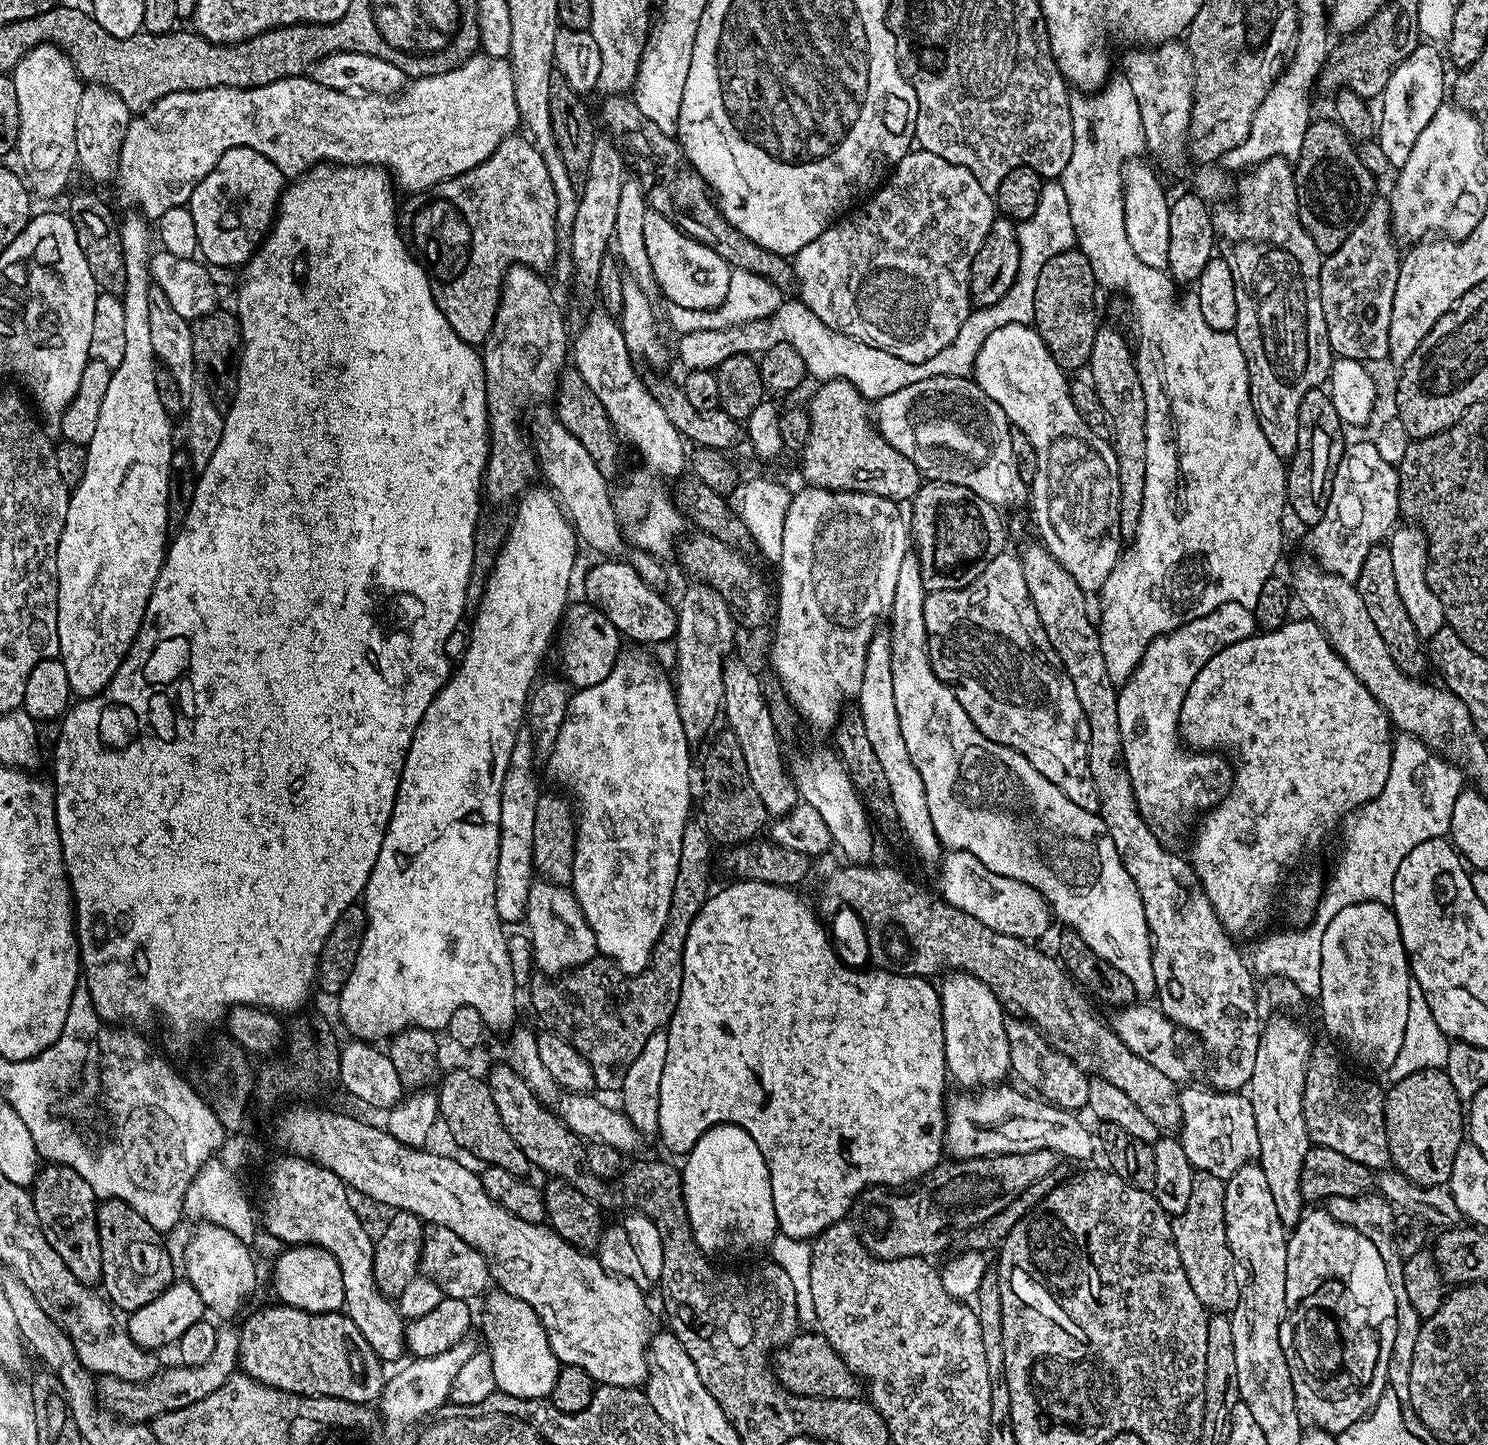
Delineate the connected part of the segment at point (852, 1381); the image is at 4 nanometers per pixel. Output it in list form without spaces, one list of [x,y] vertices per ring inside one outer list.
[[[804,1332],[792,1337],[774,1352],[776,1381],[795,1396],[809,1396],[819,1400],[858,1400],[862,1396],[862,1381],[846,1366],[846,1362],[830,1346],[823,1334]]]

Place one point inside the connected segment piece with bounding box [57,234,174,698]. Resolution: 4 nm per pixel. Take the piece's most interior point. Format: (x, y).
(110, 552)

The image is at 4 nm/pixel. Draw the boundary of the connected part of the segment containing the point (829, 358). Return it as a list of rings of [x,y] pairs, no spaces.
[[[1048,182],[1040,189],[1038,206],[1029,220],[1019,221],[1015,229],[1015,247],[1020,247],[1016,262],[1016,280],[1009,286],[1008,292],[996,304],[977,307],[965,315],[958,335],[950,346],[940,350],[933,358],[924,363],[910,363],[897,355],[890,354],[873,344],[865,344],[854,337],[848,337],[834,331],[830,326],[826,332],[814,332],[810,324],[810,314],[796,306],[796,298],[783,301],[768,317],[748,320],[728,329],[698,331],[683,334],[680,340],[680,360],[687,371],[715,371],[726,358],[734,356],[759,356],[772,346],[772,332],[784,332],[786,344],[792,344],[798,354],[802,354],[805,371],[818,382],[847,380],[857,388],[867,400],[878,402],[888,394],[896,393],[906,386],[925,381],[936,376],[969,377],[975,369],[978,354],[986,338],[1007,324],[1033,323],[1034,290],[1042,266],[1063,252],[1071,252],[1077,247],[1076,231],[1070,222],[1070,206],[1066,202],[1066,192],[1059,182]]]

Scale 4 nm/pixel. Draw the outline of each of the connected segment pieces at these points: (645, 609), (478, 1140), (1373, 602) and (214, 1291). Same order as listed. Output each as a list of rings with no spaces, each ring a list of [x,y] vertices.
[[[632,563],[596,564],[584,580],[584,592],[589,601],[600,609],[620,632],[621,637],[630,636],[638,640],[639,645],[660,644],[663,640],[671,641],[676,634],[678,612],[674,604],[660,596],[661,589],[652,587],[639,576]]]
[[[456,1068],[448,1072],[438,1084],[439,1117],[446,1120],[454,1138],[464,1150],[483,1160],[485,1165],[502,1166],[502,1170],[510,1170],[510,1174],[521,1178],[529,1174],[530,1161],[526,1158],[521,1141],[502,1126],[502,1118],[498,1114],[498,1106],[494,1106],[492,1087],[487,1079],[475,1076],[464,1068]]]
[[[1375,546],[1362,564],[1361,573],[1354,581],[1358,594],[1362,594],[1362,603],[1366,605],[1366,614],[1374,621],[1378,634],[1382,634],[1382,642],[1392,649],[1392,657],[1398,667],[1413,678],[1423,677],[1424,667],[1429,667],[1430,660],[1420,649],[1422,638],[1416,633],[1414,622],[1410,622],[1410,614],[1406,614],[1406,606],[1402,606],[1402,594],[1398,594],[1398,585],[1394,579],[1392,554],[1387,547]]]
[[[201,1223],[197,1228],[200,1229],[189,1238],[188,1249],[184,1252],[187,1283],[198,1290],[205,1309],[213,1317],[236,1316],[256,1288],[256,1264],[252,1261],[252,1248],[220,1225]]]

